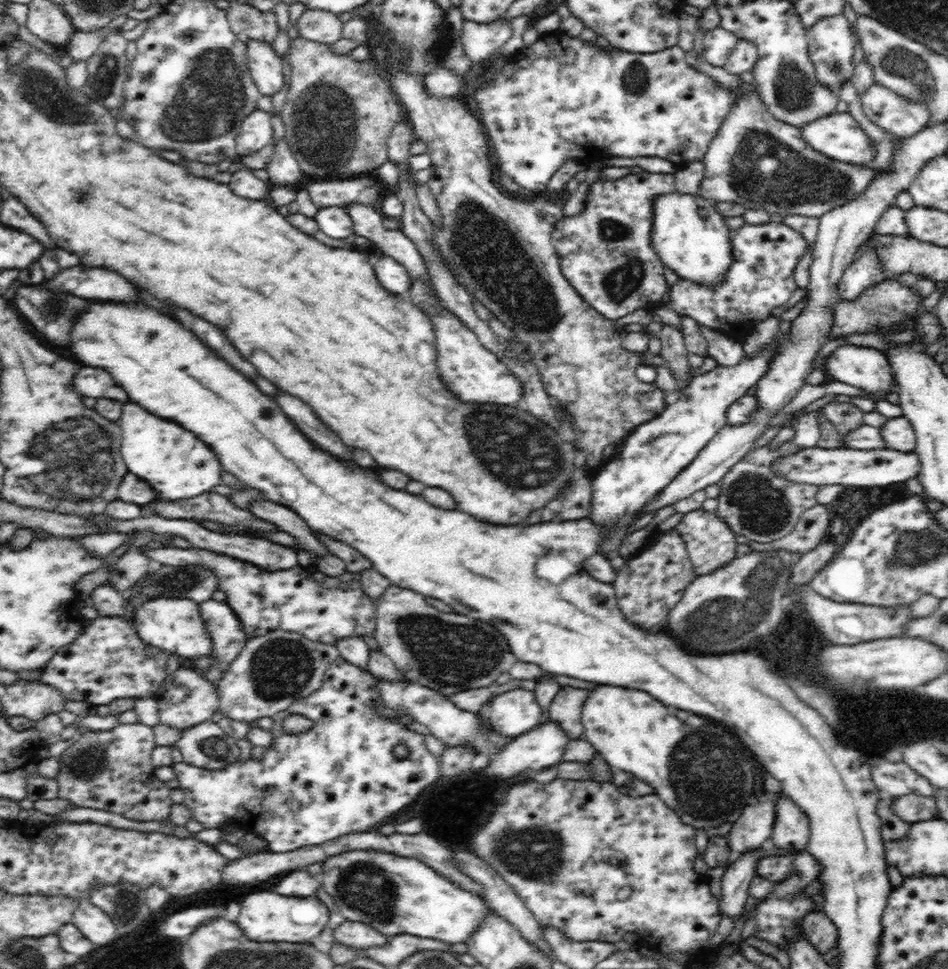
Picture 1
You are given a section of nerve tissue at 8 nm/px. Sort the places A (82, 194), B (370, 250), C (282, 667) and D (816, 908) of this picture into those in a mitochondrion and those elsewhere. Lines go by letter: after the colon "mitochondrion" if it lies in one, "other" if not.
A: mitochondrion
B: other
C: mitochondrion
D: other

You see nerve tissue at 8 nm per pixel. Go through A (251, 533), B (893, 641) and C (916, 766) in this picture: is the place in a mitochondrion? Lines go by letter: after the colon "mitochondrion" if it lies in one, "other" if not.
A: other
B: other
C: other

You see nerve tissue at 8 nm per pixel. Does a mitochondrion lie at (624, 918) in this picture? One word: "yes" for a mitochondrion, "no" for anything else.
no

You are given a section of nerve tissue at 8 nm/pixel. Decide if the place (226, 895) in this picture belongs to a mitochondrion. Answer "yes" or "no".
no

